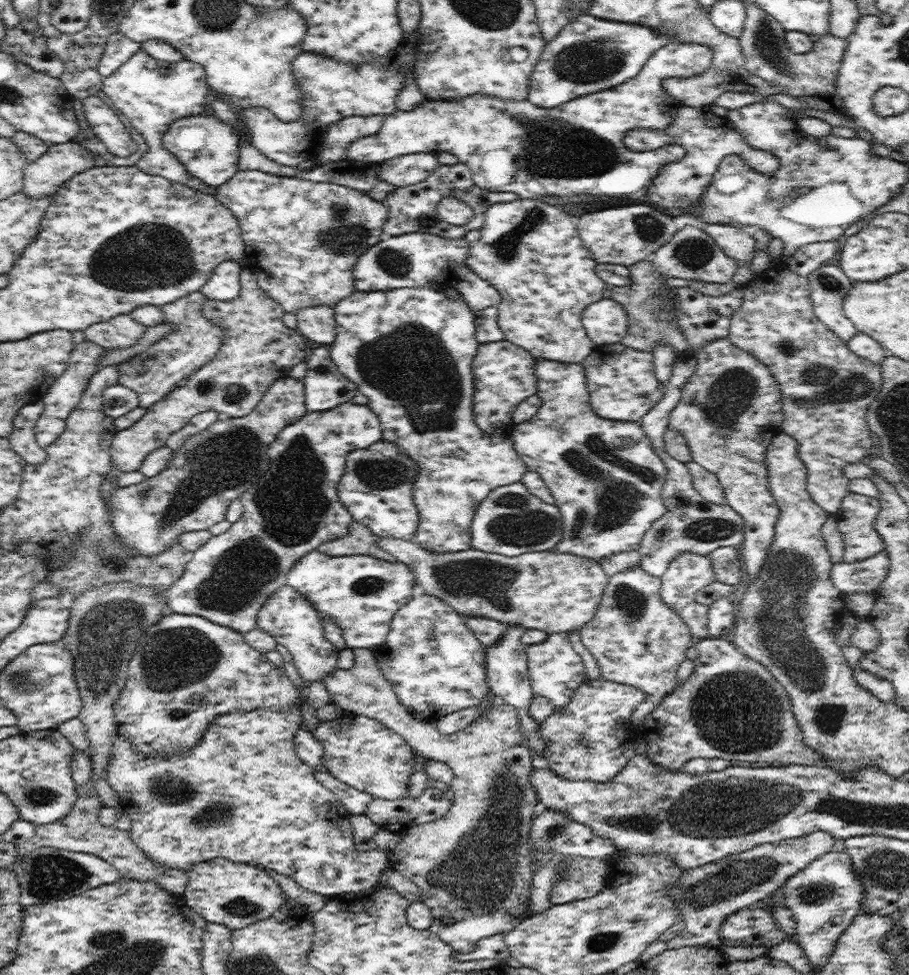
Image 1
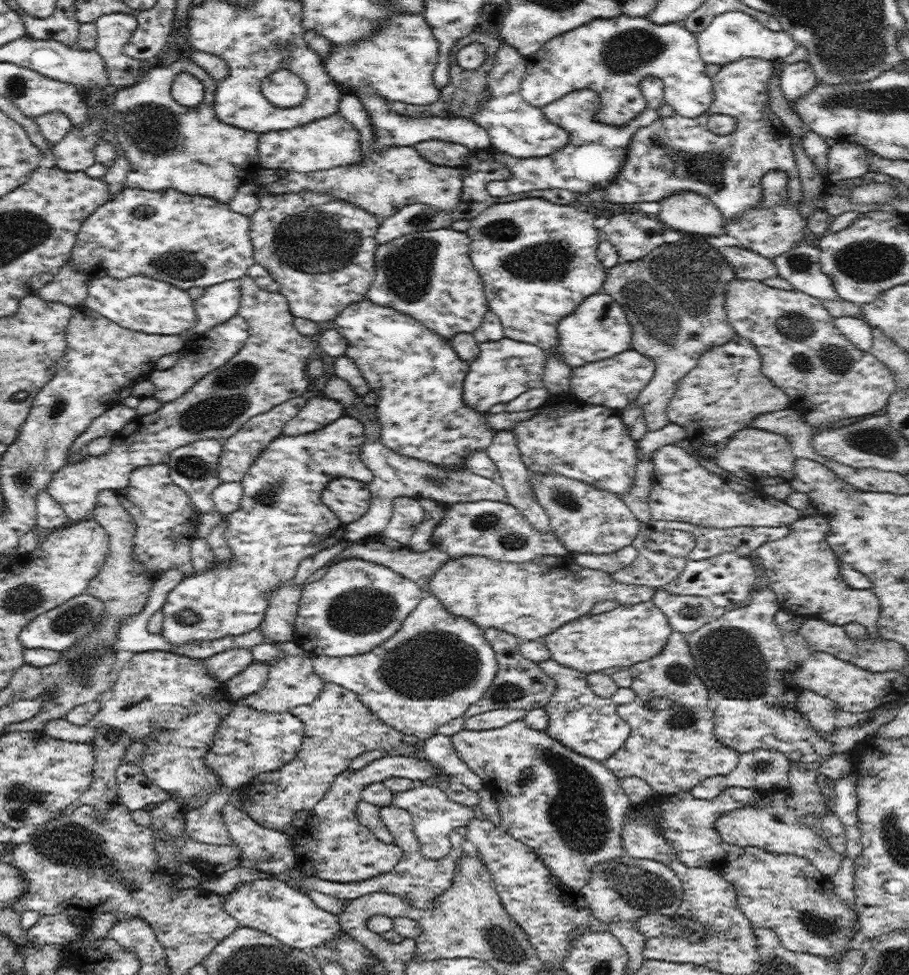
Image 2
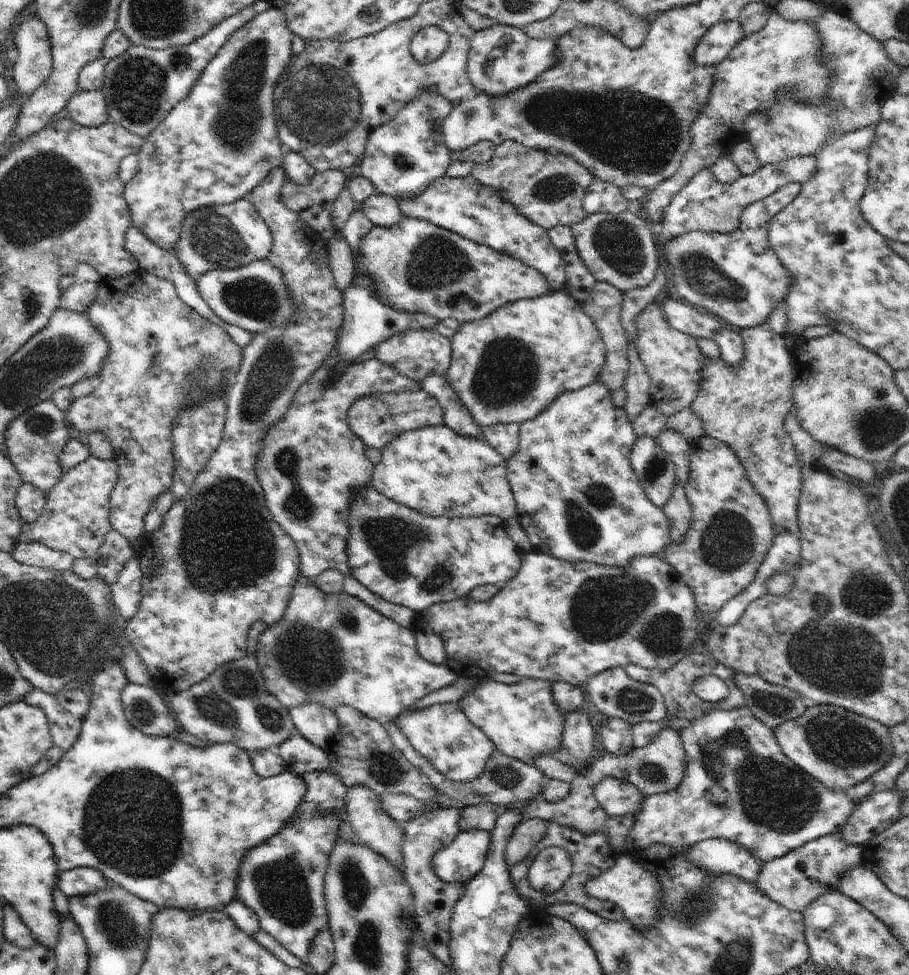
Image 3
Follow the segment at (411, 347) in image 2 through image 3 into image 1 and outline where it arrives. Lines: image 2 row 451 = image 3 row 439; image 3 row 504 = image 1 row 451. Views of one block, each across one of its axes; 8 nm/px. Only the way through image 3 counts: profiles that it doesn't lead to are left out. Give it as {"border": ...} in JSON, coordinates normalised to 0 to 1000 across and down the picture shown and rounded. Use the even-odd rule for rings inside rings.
{"border":[[[444,294],[429,298],[398,299],[389,296],[389,299],[378,308],[367,313],[367,328],[370,328],[369,350],[363,354],[363,367],[370,373],[372,379],[383,389],[393,394],[395,403],[406,408],[404,415],[418,430],[421,451],[427,454],[436,454],[446,467],[458,473],[461,484],[454,496],[454,514],[460,522],[460,543],[458,543],[455,555],[466,562],[480,568],[497,565],[513,565],[518,562],[518,535],[524,528],[528,516],[549,498],[565,496],[581,484],[579,475],[569,467],[562,448],[542,445],[537,447],[530,443],[523,434],[520,424],[520,406],[523,401],[519,370],[525,362],[527,349],[525,348],[525,333],[523,332],[523,320],[512,311],[507,305],[495,307],[485,297],[481,298],[470,294]]]}

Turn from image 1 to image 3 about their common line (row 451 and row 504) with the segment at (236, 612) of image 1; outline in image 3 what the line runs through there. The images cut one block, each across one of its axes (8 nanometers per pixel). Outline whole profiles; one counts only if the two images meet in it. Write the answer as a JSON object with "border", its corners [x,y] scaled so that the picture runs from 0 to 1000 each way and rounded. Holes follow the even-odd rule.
{"border":[[[414,367],[398,369],[385,373],[372,390],[363,392],[365,376],[352,375],[321,406],[319,418],[312,429],[301,435],[295,445],[288,449],[283,470],[282,484],[290,502],[293,515],[299,524],[301,533],[323,554],[329,568],[330,587],[340,595],[354,589],[358,585],[372,585],[378,591],[385,591],[383,583],[382,556],[385,550],[383,529],[387,515],[392,513],[392,505],[396,501],[405,501],[408,496],[413,476],[403,468],[403,456],[385,441],[383,421],[398,406],[407,404],[429,404],[430,402],[458,402],[463,394],[451,390],[449,386],[436,382],[431,373],[422,373]]]}

